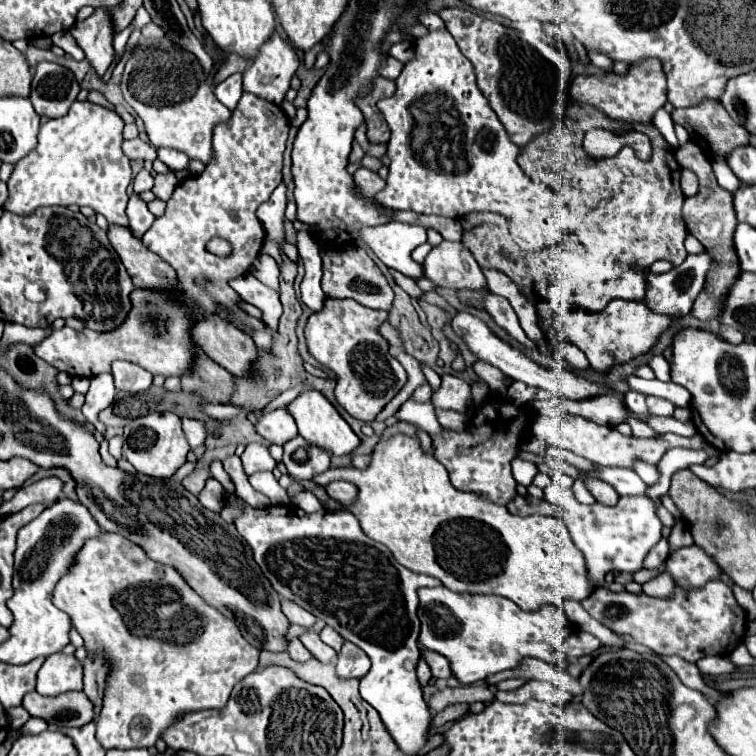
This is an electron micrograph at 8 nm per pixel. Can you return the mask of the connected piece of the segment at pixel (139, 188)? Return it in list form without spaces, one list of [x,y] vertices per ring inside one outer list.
[[[143,168],[143,170],[135,176],[133,186],[135,186],[135,192],[137,192],[137,194],[141,194],[141,192],[145,192],[145,190],[151,190],[151,188],[153,188],[153,176]]]

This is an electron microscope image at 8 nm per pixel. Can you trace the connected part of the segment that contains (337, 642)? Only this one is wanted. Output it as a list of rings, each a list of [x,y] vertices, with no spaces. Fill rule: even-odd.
[[[327,626],[327,628],[323,628],[319,636],[321,636],[321,640],[323,640],[325,644],[329,644],[335,652],[339,652],[339,650],[341,650],[341,646],[343,646],[343,642],[345,642],[345,640],[343,640],[335,630],[331,630],[329,626]]]

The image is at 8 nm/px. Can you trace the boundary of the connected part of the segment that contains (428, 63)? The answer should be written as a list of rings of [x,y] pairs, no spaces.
[[[429,30],[413,42],[415,58],[405,62],[393,96],[377,102],[377,108],[389,124],[391,138],[387,154],[391,158],[387,186],[375,194],[377,204],[393,210],[413,210],[417,214],[437,214],[445,218],[463,218],[471,212],[495,212],[507,220],[511,238],[523,250],[541,250],[561,242],[567,232],[567,206],[553,190],[533,184],[517,164],[519,148],[509,140],[497,114],[477,88],[471,62],[461,54],[447,30]]]

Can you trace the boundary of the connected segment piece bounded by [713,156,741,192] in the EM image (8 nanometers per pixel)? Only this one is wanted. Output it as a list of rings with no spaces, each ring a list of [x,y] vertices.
[[[717,156],[717,158],[713,160],[713,174],[715,174],[717,182],[719,182],[725,190],[729,190],[729,192],[735,192],[737,186],[741,184],[741,182],[733,176],[733,172],[729,170],[725,158],[721,158],[721,156]]]

